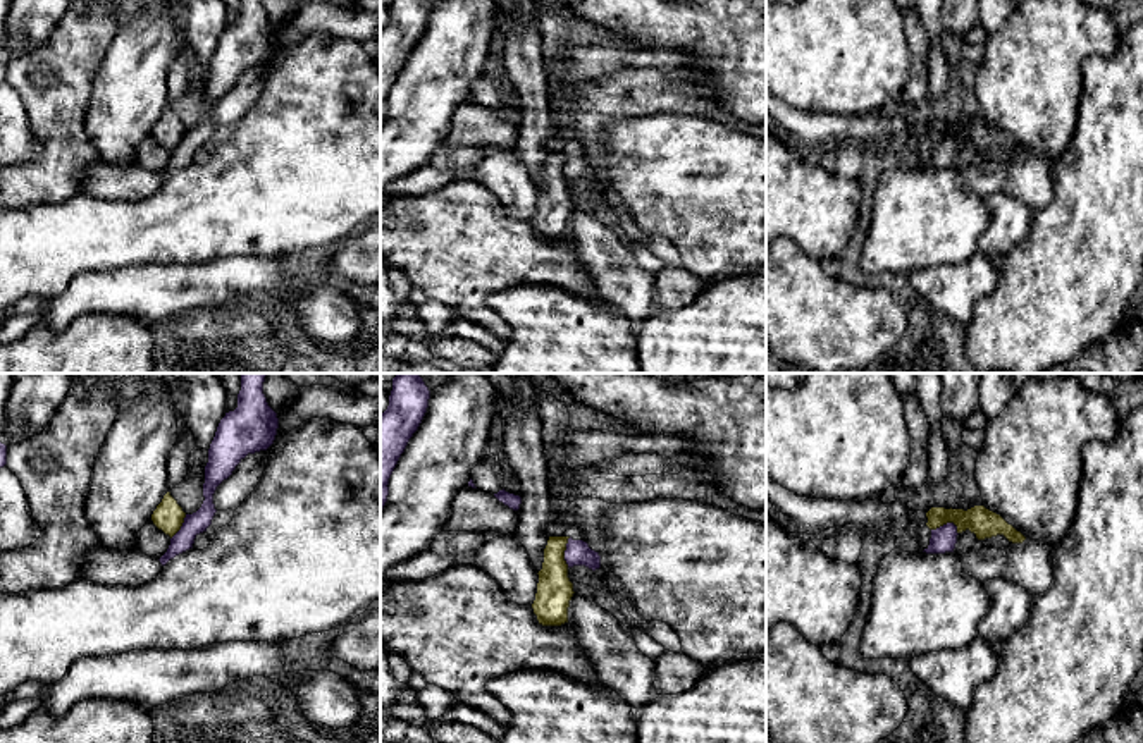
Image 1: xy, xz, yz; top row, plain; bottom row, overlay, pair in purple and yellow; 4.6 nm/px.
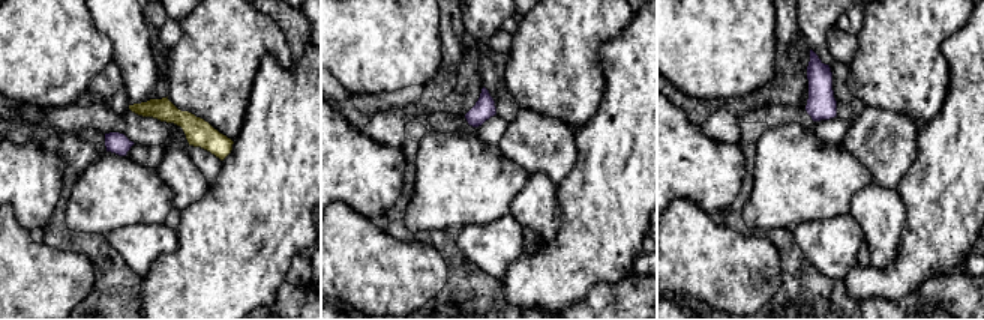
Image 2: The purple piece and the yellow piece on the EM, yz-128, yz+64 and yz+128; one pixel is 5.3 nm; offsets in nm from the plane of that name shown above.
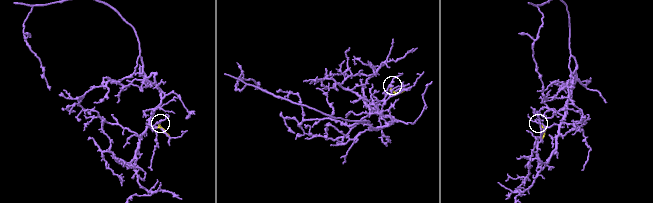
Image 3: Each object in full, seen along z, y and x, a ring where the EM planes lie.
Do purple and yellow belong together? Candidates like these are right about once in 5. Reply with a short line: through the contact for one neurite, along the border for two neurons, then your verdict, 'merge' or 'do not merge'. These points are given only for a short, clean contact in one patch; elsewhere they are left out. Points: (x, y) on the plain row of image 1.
line yz (957, 141), (944, 138), (932, 145); do not merge

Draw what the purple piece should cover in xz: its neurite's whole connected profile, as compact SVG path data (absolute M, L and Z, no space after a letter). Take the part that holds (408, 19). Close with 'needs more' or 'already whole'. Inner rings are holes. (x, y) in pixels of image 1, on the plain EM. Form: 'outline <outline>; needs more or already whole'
outline M392 0L389 21L380 28L380 126L387 117L389 93L422 38L429 14L427 0Z; already whole

